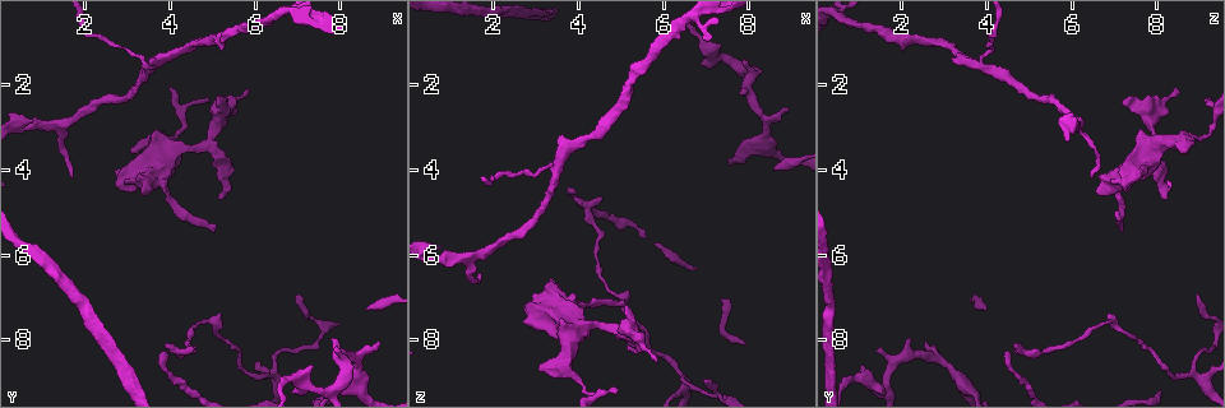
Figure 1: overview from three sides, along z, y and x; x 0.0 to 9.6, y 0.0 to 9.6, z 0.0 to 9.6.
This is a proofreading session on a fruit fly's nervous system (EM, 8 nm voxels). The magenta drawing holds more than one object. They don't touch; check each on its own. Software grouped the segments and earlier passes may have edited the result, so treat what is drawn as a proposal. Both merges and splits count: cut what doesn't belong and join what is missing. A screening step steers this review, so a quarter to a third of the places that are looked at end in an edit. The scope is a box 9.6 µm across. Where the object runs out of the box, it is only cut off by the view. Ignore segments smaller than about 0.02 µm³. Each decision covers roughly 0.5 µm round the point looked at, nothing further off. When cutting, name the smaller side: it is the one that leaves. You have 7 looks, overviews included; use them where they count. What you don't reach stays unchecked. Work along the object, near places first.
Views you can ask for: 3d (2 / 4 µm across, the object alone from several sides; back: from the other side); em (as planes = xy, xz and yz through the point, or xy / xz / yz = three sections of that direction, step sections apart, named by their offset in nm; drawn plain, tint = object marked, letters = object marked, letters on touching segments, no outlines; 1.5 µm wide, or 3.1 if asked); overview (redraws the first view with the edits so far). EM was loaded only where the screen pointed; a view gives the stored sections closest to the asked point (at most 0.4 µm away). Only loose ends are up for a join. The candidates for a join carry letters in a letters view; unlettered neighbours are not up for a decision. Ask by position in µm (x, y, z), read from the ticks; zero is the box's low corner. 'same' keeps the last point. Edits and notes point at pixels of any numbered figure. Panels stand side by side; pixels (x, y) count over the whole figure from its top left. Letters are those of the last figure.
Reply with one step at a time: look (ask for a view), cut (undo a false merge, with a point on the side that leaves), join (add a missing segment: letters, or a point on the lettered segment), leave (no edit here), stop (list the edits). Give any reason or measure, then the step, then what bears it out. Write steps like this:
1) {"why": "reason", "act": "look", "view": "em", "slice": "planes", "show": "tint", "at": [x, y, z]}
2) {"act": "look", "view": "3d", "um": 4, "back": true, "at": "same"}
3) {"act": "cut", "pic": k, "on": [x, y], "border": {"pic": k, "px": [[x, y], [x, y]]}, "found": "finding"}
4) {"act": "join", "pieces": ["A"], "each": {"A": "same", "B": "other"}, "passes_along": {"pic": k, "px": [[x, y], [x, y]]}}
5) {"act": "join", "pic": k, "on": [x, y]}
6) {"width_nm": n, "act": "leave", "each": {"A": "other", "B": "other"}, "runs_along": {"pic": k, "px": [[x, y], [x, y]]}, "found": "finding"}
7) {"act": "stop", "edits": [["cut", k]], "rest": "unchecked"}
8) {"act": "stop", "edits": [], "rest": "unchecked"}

{"why": "an open end", "act": "look", "view": "3d", "um": 2, "at": [5.15, 2.40, 7.20]}

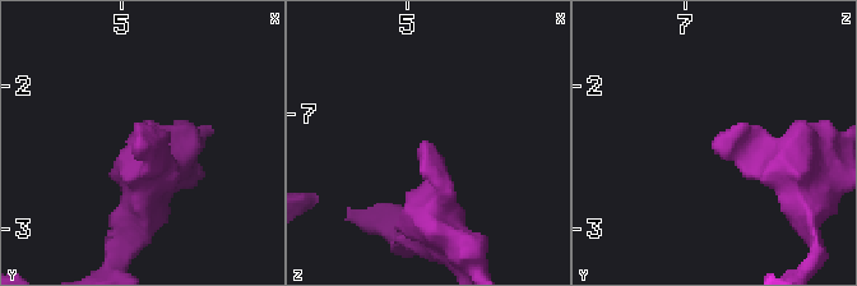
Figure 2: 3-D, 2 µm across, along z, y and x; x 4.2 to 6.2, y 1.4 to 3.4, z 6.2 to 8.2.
{"why": "shape alone is not enough", "act": "look", "view": "em", "slice": "xy", "step": 4, "show": "tint", "at": [5.10, 2.36, 7.24]}

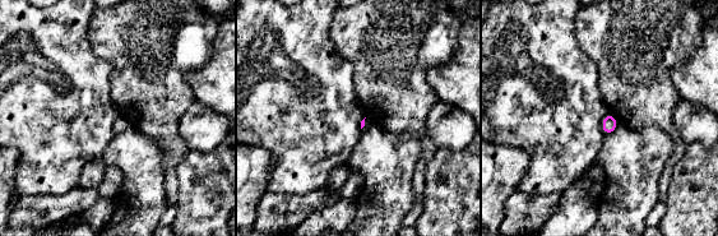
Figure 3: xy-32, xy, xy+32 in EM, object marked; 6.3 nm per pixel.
{"why": "another direction", "act": "look", "view": "em", "slice": "planes", "show": "letters", "at": "same"}

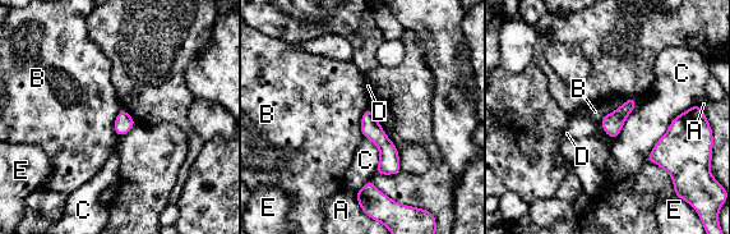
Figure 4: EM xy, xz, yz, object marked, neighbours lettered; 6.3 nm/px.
{"act": "leave", "each": {"A": "other", "B": "other", "C": "other", "D": "other", "E": "other"}, "border": {"pic": 4, "px": [[629, 97], [601, 120], [611, 140]]}, "found": "none of them fits"}

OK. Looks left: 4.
{"why": "thin end", "act": "look", "view": "em", "slice": "yz", "step": 4, "show": "tint", "at": [3.85, 8.15, 4.65]}

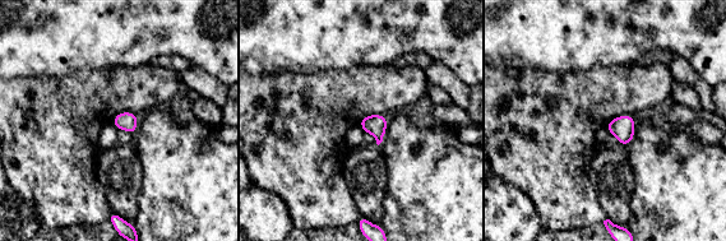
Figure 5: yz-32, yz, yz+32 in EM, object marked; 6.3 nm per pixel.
{"act": "look", "view": "em", "slice": "planes", "show": "letters", "at": "same"}

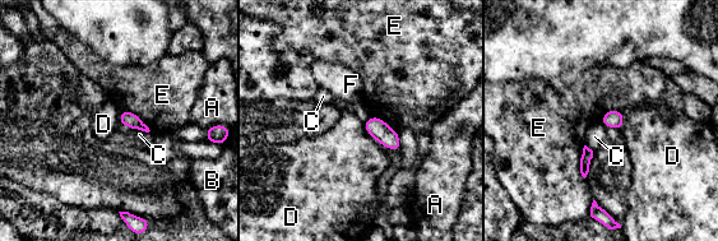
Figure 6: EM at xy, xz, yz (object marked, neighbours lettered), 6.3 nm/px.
{"width_nm": 90, "act": "leave", "each": {"A": "other", "B": "other", "C": "other", "D": "other", "E": "other", "F": "other"}, "border": {"pic": 6, "px": [[362, 123], [362, 126], [383, 146]]}, "found": "no lettered segment goes on from it"}

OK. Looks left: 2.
{"why": "long arm stops here", "act": "look", "view": "em", "slice": "planes", "show": "tint", "at": [7.10, 6.90, 9.00]}

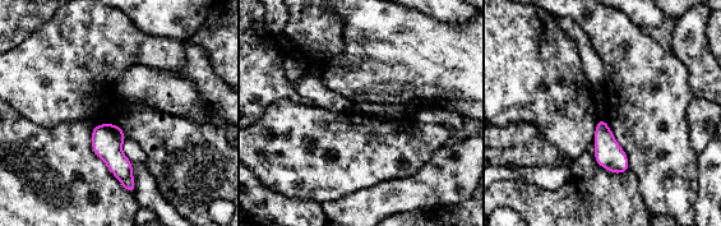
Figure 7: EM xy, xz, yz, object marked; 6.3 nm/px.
{"why": "what lies round it", "act": "look", "view": "em", "slice": "planes", "show": "letters", "at": "same"}

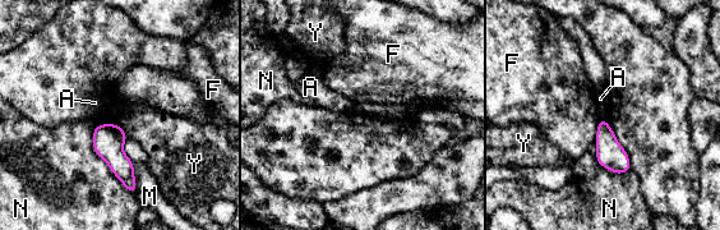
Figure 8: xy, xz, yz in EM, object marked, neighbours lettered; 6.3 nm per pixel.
{"act": "leave", "each": {"A": "other", "F": "other", "M": "other", "N": "other", "Y": "other"}, "border": {"pic": 8, "px": [[116, 123], [128, 138]]}, "found": "none of them fits"}

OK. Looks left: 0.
{"act": "stop", "edits": [], "rest": "unchecked"}

